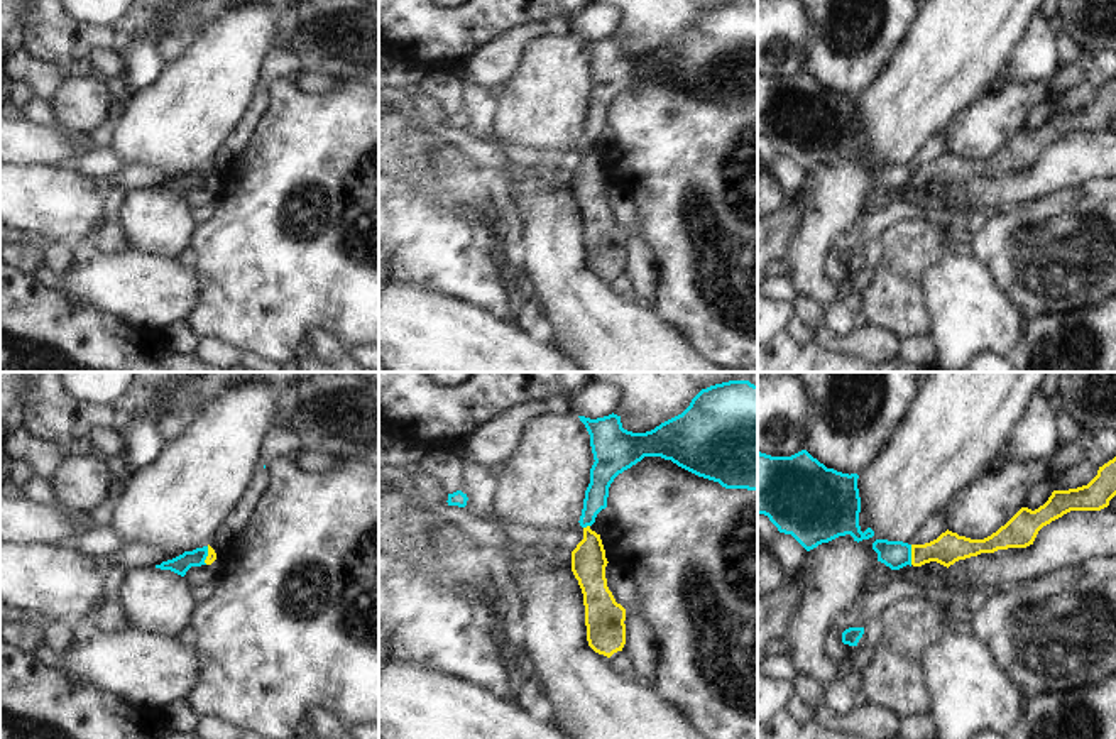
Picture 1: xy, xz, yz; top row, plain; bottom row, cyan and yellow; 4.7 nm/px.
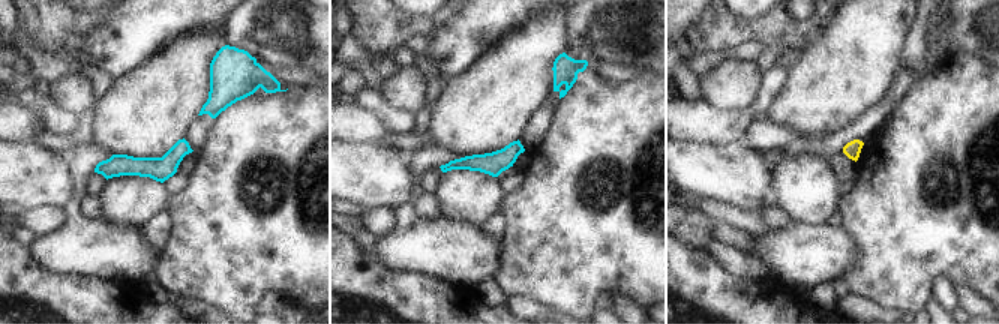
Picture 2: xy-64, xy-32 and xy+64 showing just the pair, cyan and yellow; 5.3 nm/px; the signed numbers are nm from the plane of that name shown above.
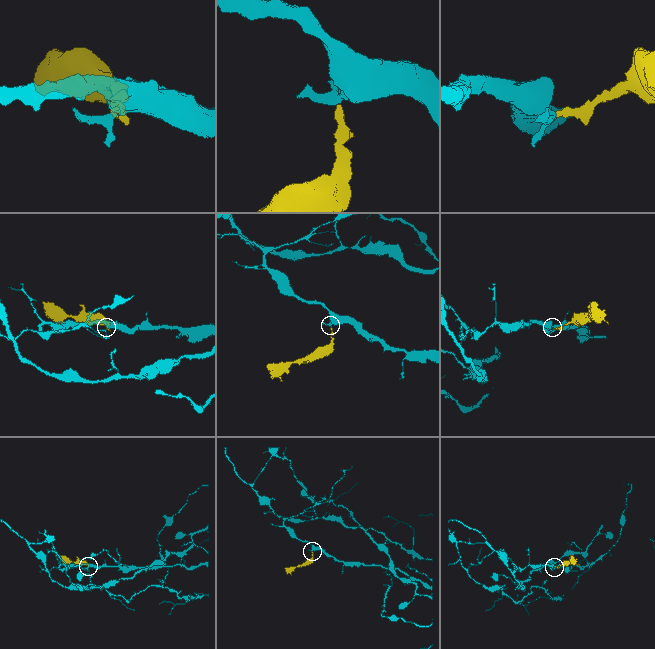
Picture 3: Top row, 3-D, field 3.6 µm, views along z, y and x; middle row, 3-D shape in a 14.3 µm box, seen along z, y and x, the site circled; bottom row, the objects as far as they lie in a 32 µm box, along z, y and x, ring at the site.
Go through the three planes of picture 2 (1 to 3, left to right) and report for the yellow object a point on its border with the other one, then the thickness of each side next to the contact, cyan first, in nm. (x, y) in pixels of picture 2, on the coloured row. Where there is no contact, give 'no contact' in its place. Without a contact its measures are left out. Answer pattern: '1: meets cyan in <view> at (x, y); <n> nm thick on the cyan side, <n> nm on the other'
1: no contact
2: no contact
3: no contact

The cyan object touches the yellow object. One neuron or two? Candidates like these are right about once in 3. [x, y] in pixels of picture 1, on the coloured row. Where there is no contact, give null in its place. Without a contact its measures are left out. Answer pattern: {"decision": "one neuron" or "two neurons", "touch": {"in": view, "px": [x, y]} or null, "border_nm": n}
{"decision": "two neurons", "touch": {"in": "yz", "px": [910, 555]}, "border_nm": 100}

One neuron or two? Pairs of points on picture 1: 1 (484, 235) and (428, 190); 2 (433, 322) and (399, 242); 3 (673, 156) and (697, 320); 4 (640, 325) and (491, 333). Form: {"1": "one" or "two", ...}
{"1": "one", "2": "two", "3": "one", "4": "two"}

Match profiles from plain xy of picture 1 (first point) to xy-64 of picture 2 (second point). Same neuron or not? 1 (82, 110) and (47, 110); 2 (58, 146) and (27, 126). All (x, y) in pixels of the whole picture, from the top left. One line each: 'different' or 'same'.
1: different
2: same

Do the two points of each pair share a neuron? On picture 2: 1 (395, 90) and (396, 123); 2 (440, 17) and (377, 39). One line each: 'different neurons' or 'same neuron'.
1: different neurons
2: same neuron

